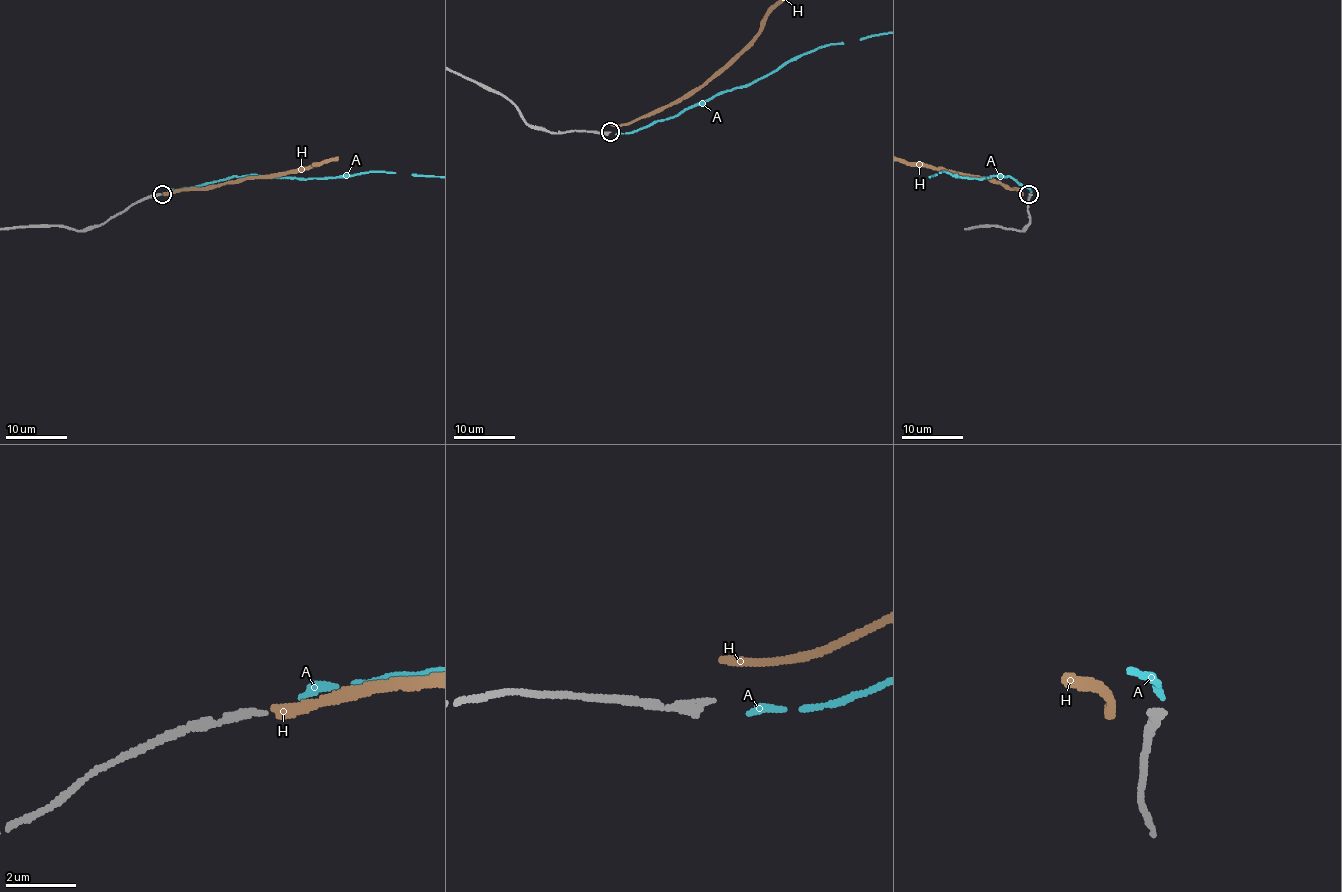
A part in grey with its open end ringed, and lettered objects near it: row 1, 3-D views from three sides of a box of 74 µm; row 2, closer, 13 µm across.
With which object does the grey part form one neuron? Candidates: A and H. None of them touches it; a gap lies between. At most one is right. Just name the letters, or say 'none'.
A

